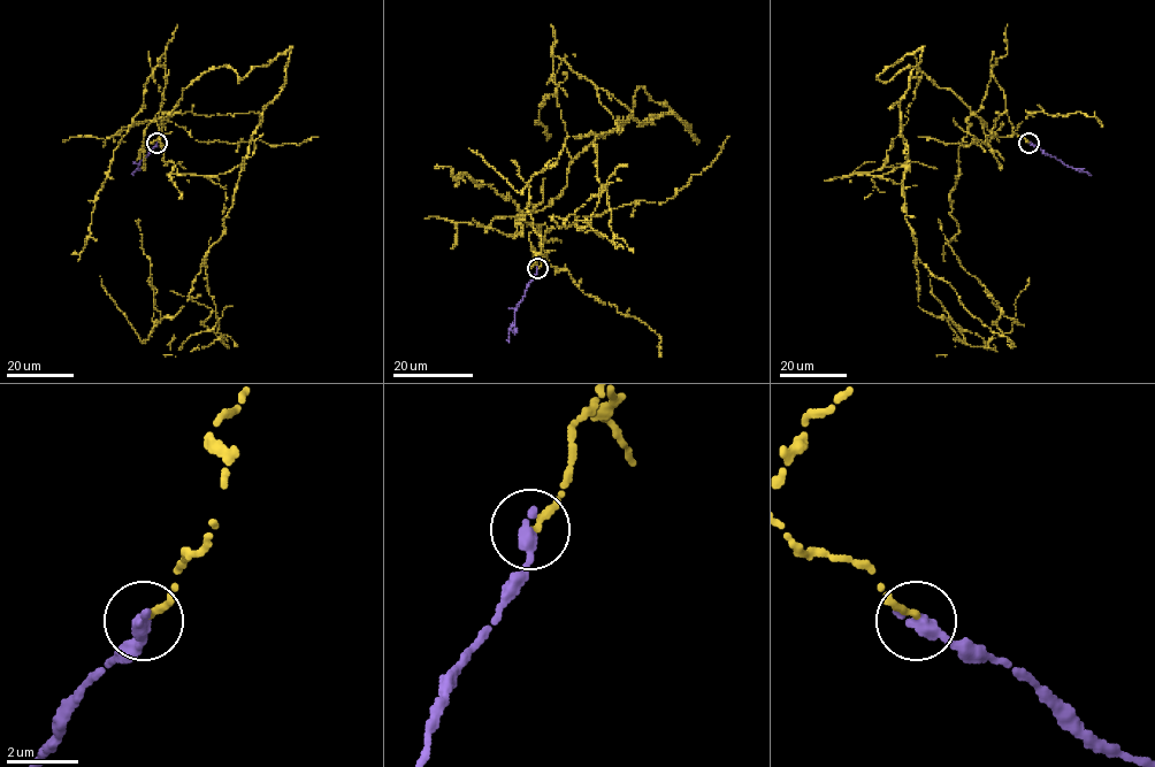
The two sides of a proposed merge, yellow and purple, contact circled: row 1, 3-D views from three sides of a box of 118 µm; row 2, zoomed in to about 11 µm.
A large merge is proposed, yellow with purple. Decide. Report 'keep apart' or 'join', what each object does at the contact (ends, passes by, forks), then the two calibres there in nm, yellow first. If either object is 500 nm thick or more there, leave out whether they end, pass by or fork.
keep apart; yellow ends there; purple ends there; 200 nm thick on the yellow side, 400 nm on the other

